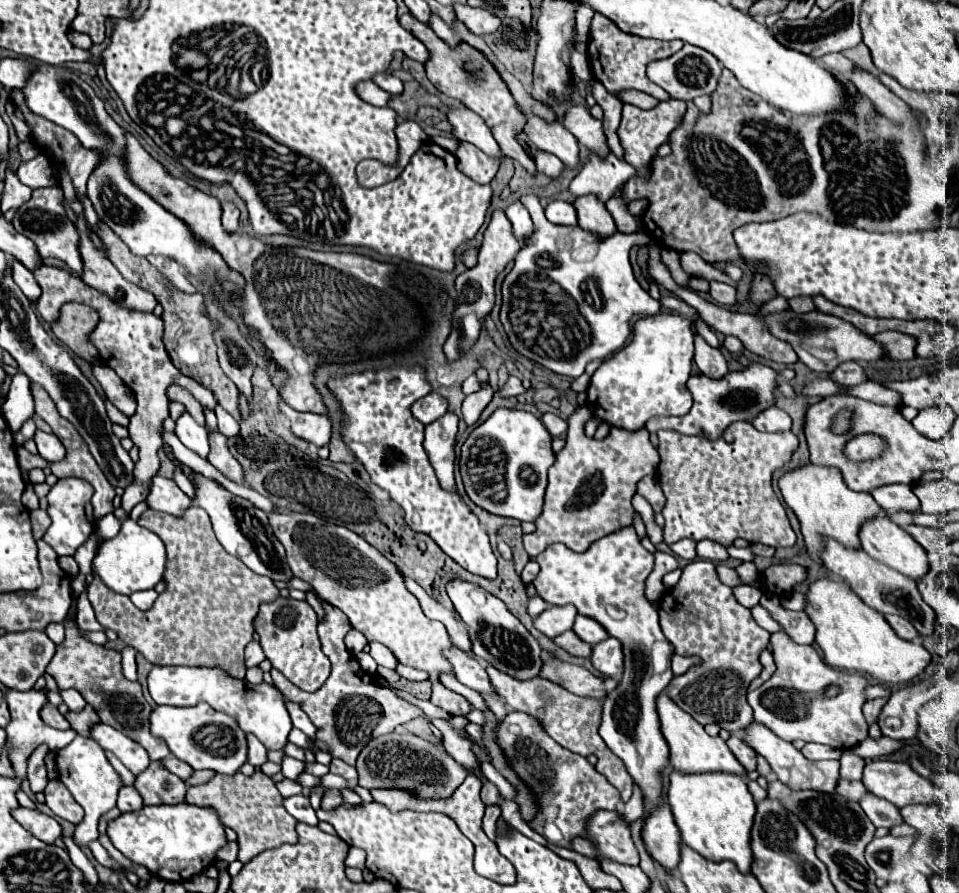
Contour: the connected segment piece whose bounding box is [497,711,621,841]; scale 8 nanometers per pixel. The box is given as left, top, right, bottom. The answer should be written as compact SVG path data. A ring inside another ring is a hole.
M519 711L509 713L503 721L499 721L497 733L499 745L511 759L515 771L537 793L537 799L541 803L539 815L531 821L531 827L535 831L543 833L543 825L547 821L553 821L569 841L571 835L583 835L583 819L587 819L591 811L597 811L599 807L611 811L611 801L621 801L619 791L601 773L597 773L583 755L561 747L547 733L543 733L539 723L535 723L535 719L529 715L523 715Z

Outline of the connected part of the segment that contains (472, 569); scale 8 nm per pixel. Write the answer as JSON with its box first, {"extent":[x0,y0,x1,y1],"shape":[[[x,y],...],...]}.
{"extent":[329,367,497,579],"shape":[[[419,367],[367,371],[331,379],[329,389],[337,395],[347,415],[341,429],[347,447],[365,465],[371,481],[385,489],[391,499],[401,505],[409,527],[413,531],[427,533],[469,573],[495,579],[497,557],[493,555],[485,527],[479,525],[479,519],[469,511],[457,493],[441,489],[423,447],[423,423],[419,423],[409,411],[415,401],[431,391],[425,373]]]}

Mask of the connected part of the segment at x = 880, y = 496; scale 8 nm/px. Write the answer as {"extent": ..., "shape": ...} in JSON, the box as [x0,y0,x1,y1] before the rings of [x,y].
{"extent":[871,485,919,515],"shape":[[[883,485],[871,491],[871,495],[889,515],[919,509],[919,499],[915,499],[911,485]]]}

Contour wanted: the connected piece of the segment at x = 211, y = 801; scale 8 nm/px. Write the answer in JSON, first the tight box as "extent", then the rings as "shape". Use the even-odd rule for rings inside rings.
{"extent":[185,771,297,863],"shape":[[[237,771],[235,775],[215,775],[209,783],[189,787],[185,795],[187,803],[211,805],[219,811],[223,825],[231,827],[239,835],[239,861],[249,863],[263,849],[273,849],[283,843],[297,843],[297,819],[283,807],[283,797],[277,791],[271,777],[263,771],[255,771],[251,777]]]}

